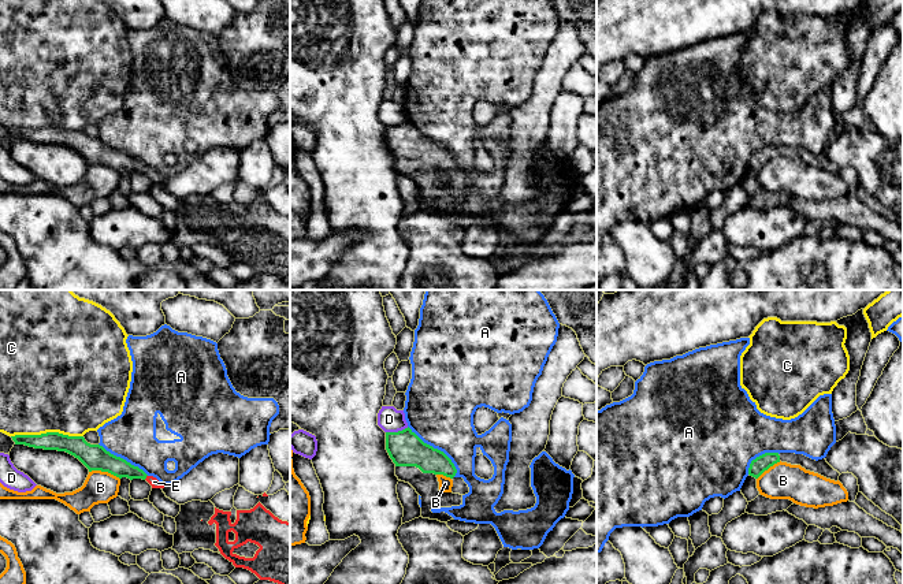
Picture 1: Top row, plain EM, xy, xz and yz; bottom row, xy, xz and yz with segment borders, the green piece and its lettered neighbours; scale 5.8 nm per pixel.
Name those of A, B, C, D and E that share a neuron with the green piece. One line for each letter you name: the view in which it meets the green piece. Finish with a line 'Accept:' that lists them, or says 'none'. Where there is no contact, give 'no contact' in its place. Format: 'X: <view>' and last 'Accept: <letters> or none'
E: xy
Accept: E

